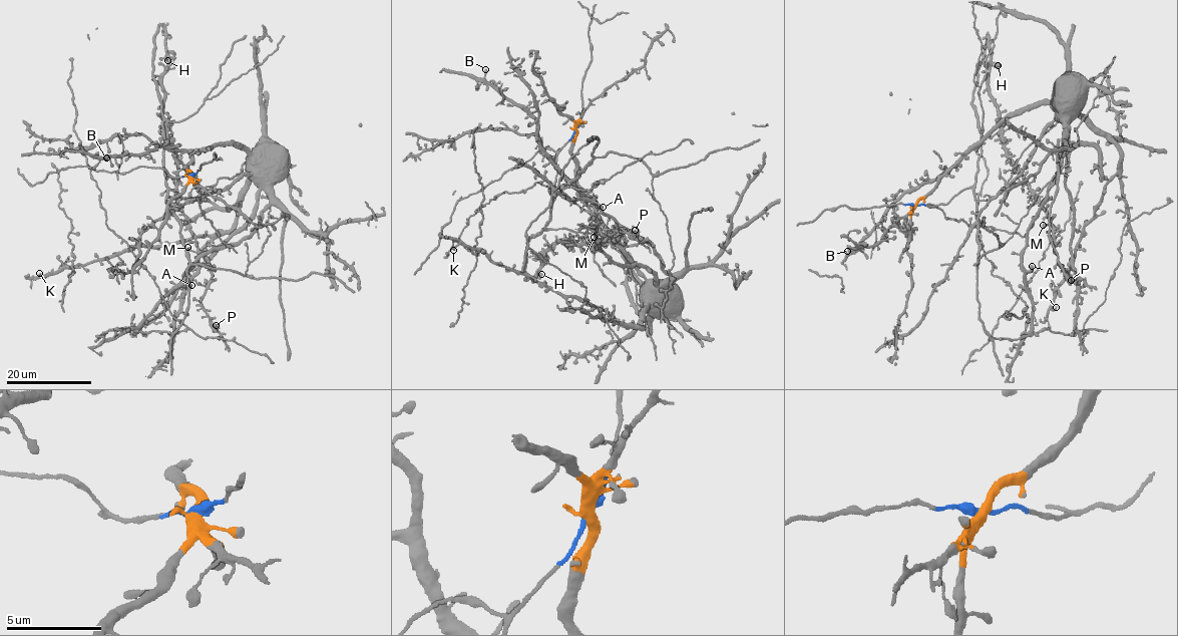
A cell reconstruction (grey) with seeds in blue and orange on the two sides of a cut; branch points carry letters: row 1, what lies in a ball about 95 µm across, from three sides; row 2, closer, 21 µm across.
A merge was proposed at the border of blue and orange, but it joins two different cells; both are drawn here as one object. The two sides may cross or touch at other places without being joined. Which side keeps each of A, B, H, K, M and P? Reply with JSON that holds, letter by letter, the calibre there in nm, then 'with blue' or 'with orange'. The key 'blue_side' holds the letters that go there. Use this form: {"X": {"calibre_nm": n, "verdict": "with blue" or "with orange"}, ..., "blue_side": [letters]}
{"A": {"calibre_nm": 480, "verdict": "with orange"}, "B": {"calibre_nm": 400, "verdict": "with orange"}, "H": {"calibre_nm": 360, "verdict": "with blue"}, "K": {"calibre_nm": 190, "verdict": "with orange"}, "M": {"calibre_nm": 360, "verdict": "with blue"}, "P": {"calibre_nm": 220, "verdict": "with blue"}, "blue_side": ["H", "M", "P"]}

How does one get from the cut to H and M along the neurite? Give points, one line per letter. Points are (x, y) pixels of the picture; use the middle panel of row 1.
H: (575, 129), (556, 156), (549, 219), (524, 256), (525, 277), (542, 274)
M: (575, 129), (556, 156), (549, 219), (526, 245), (526, 278), (553, 242), (604, 242), (595, 237)

